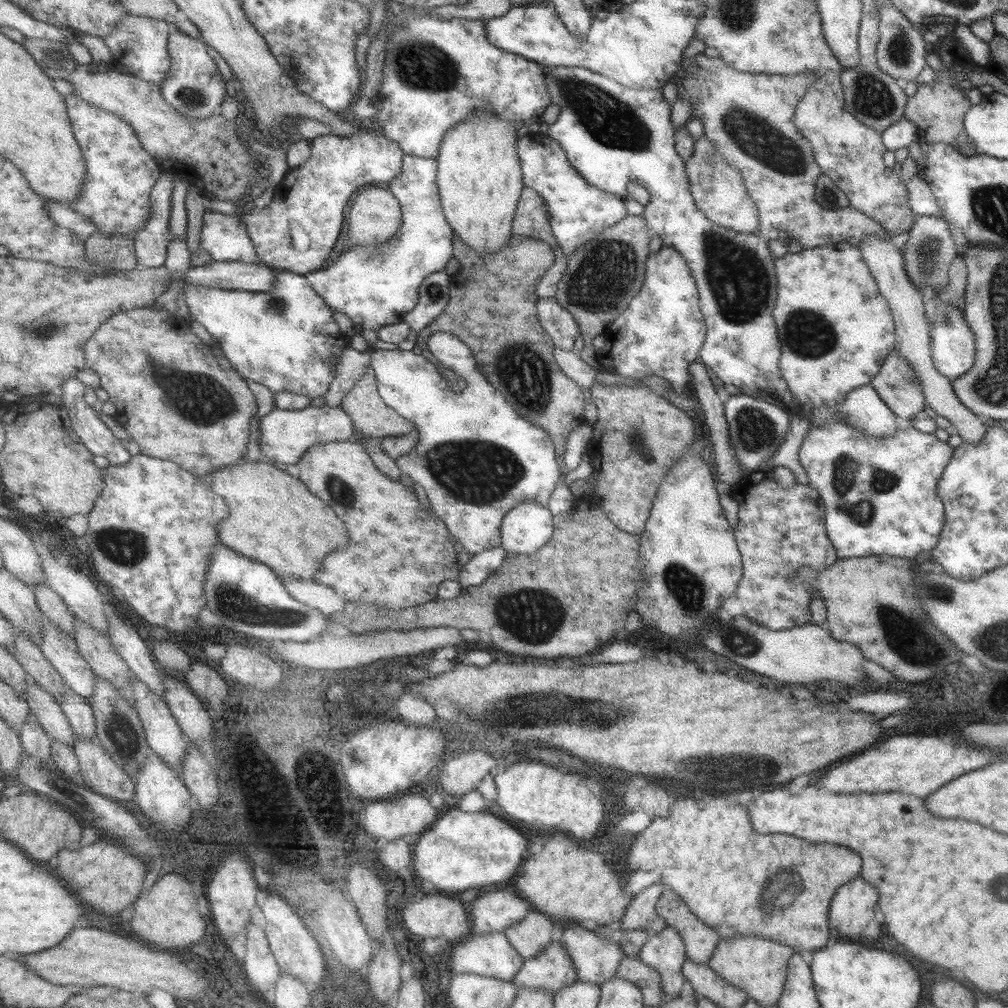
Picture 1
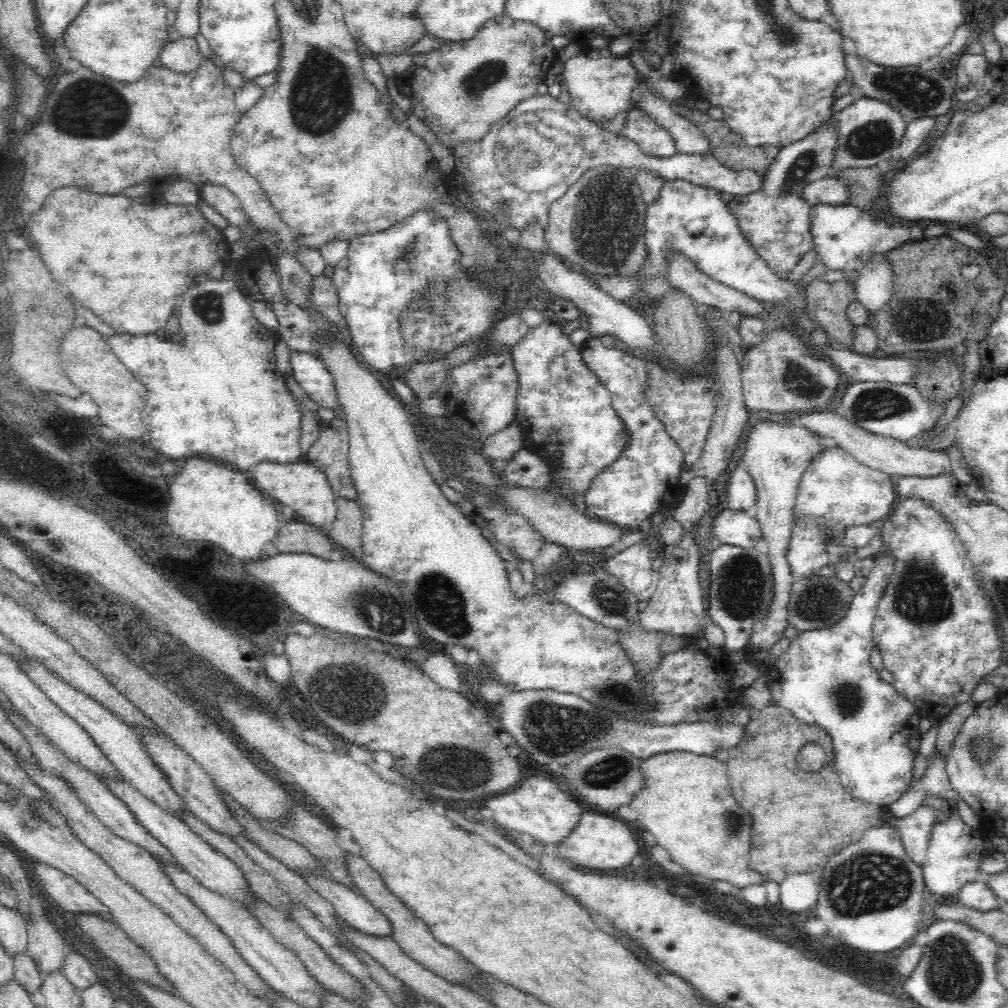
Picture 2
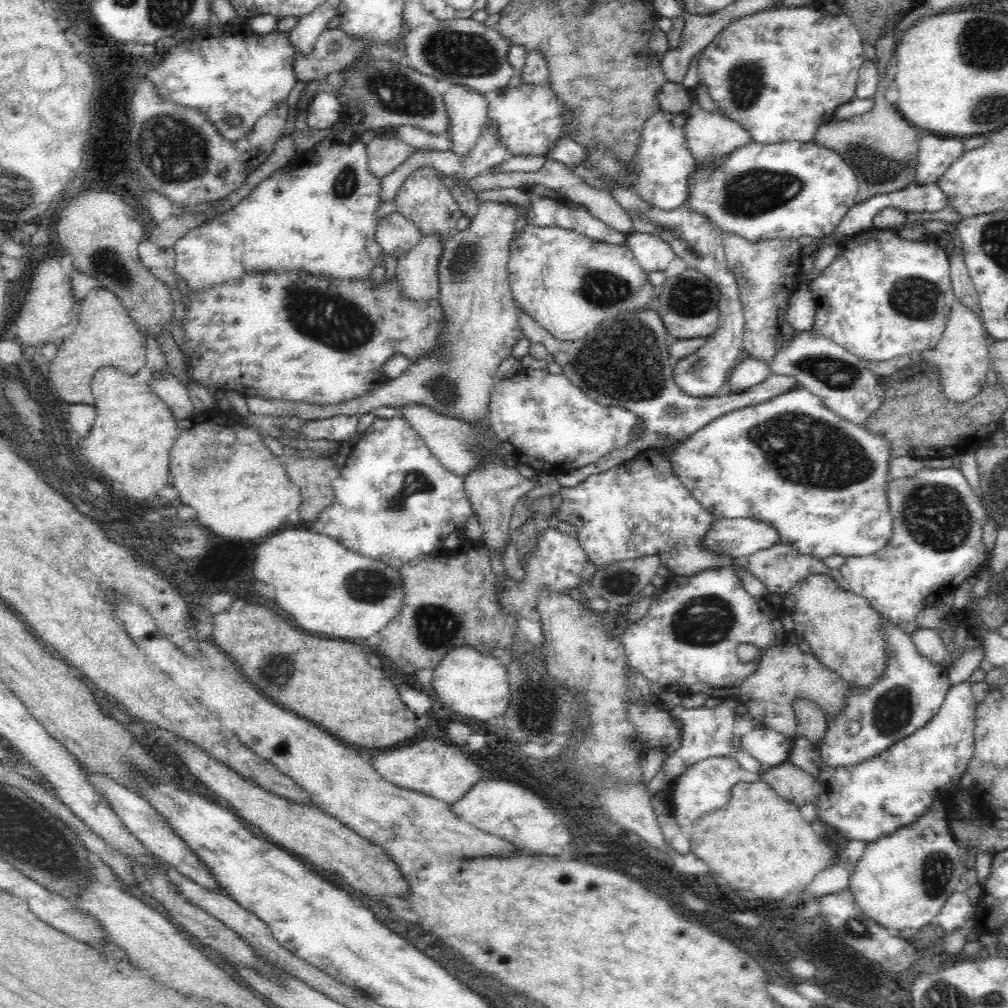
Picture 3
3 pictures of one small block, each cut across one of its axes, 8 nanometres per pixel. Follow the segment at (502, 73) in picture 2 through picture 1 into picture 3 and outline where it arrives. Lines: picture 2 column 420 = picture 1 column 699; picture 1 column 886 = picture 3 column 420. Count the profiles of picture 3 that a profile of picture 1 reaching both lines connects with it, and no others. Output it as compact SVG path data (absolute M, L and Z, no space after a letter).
M398 212L382 218L374 228L374 240L382 246L384 254L392 254L396 258L420 244L422 238L420 228Z

